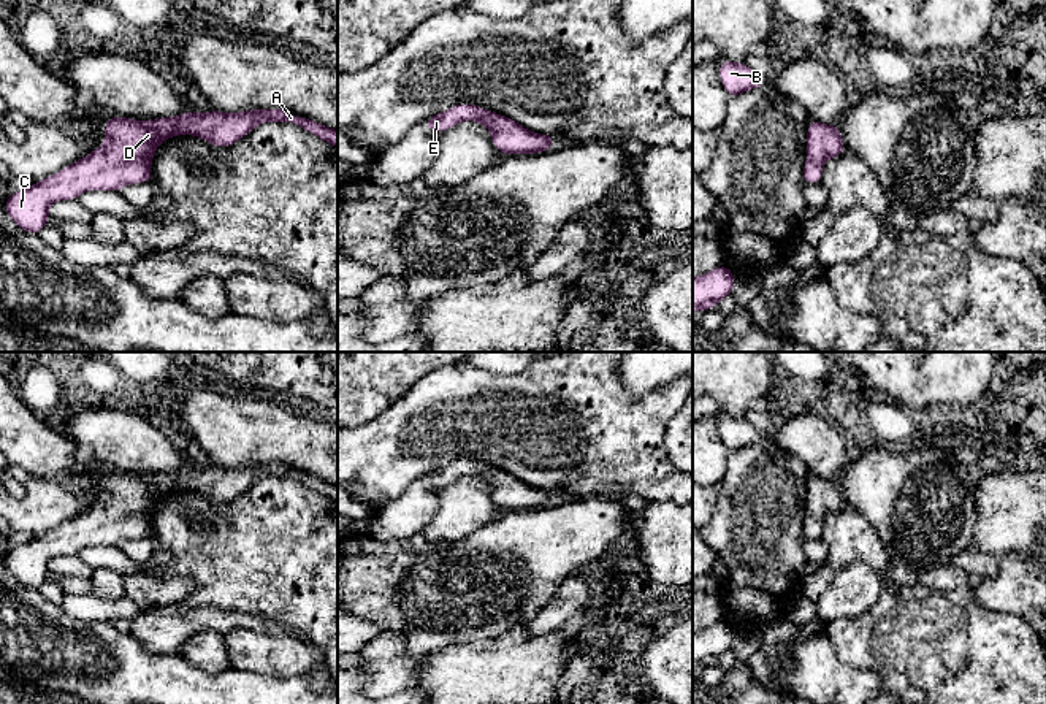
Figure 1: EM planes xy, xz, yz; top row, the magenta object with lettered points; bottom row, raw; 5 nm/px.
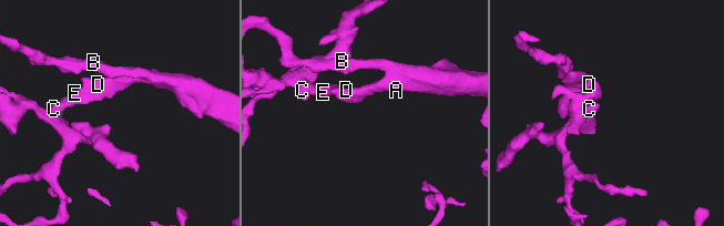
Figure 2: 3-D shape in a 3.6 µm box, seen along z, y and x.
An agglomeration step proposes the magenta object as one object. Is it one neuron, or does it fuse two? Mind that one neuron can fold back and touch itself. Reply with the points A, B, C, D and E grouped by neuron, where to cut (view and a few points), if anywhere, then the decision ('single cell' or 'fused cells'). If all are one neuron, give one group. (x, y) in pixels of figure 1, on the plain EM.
A B C D E | no cut | single cell

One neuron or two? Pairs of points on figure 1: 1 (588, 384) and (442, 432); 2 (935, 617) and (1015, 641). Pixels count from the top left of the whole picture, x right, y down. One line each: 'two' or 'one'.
1: one
2: one

